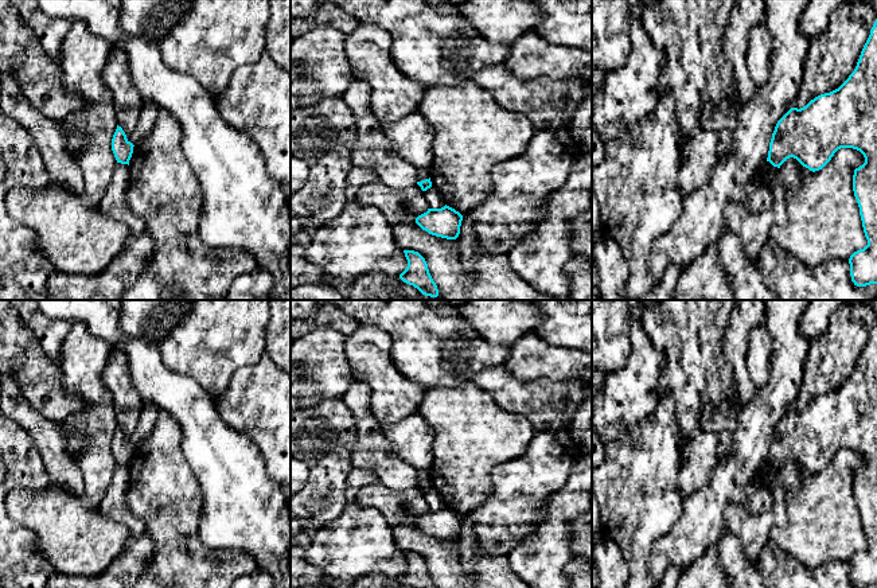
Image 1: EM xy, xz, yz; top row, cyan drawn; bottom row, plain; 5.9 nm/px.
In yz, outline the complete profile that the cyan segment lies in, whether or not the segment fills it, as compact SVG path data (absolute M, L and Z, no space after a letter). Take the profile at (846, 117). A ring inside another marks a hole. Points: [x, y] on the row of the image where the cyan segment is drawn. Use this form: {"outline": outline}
{"outline": "M877 19L861 51L854 71L835 90L821 94L806 106L791 108L776 124L767 161L773 167L790 157L815 172L822 170L841 148L860 151L865 163L854 170L853 191L868 245L850 258L850 276L857 287L877 284Z"}

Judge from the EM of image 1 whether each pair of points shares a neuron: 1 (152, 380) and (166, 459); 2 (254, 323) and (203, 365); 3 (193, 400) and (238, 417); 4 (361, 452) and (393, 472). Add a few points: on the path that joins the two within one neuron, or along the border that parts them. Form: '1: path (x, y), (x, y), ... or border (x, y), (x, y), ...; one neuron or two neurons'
1: border (160, 408), (175, 420), (182, 436); two neurons
2: path (240, 323), (211, 350); one neuron
3: border (211, 400), (218, 413), (238, 431); two neurons
4: path (369, 452), (373, 452), (385, 464); one neuron

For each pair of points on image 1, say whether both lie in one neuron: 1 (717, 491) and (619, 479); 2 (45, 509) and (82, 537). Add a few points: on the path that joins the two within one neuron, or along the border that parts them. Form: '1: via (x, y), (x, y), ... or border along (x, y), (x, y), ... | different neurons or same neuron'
1: border along (683, 498), (681, 516), (671, 528) | different neurons
2: via (54, 514), (73, 533) | same neuron

